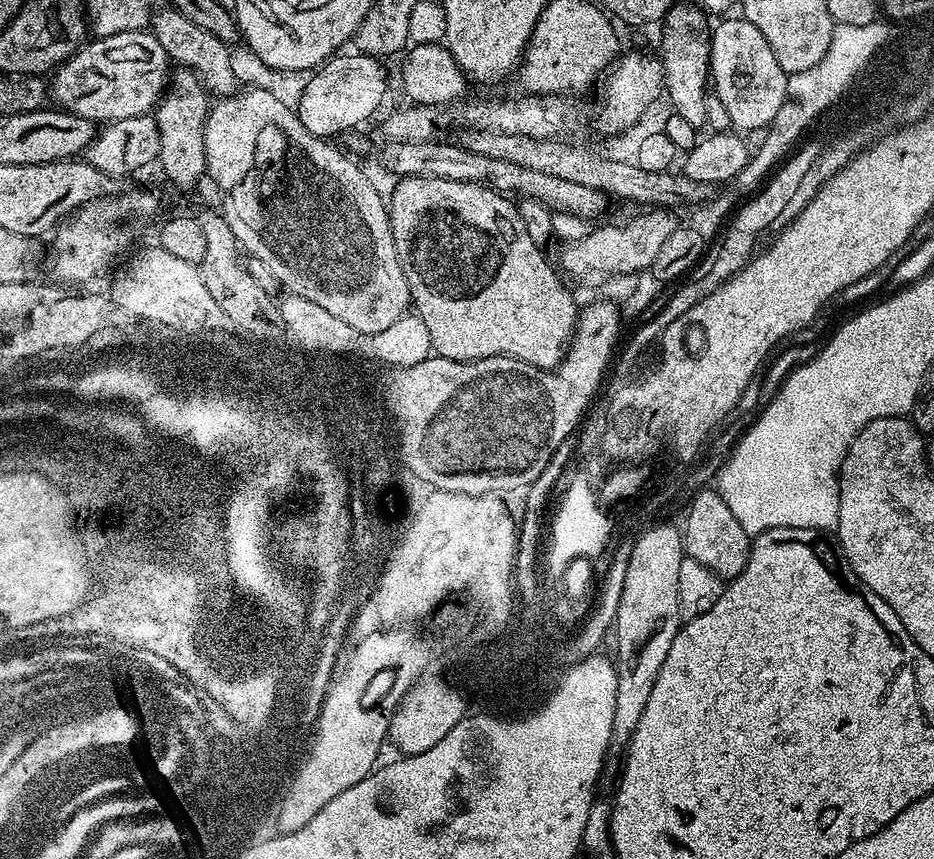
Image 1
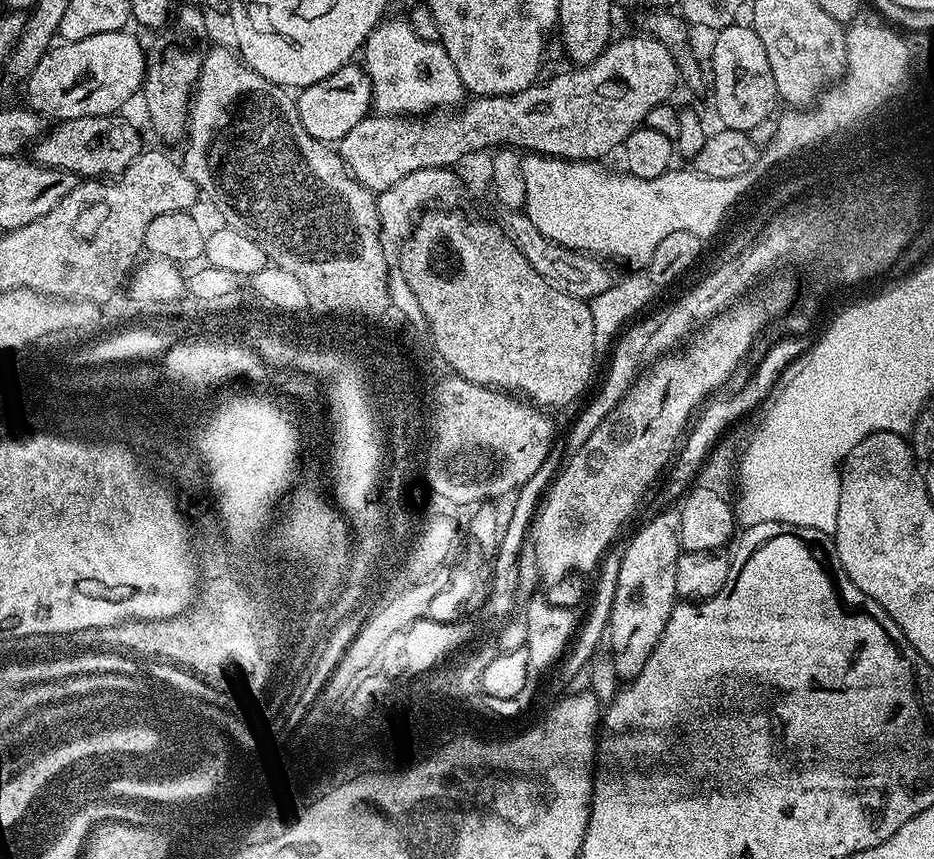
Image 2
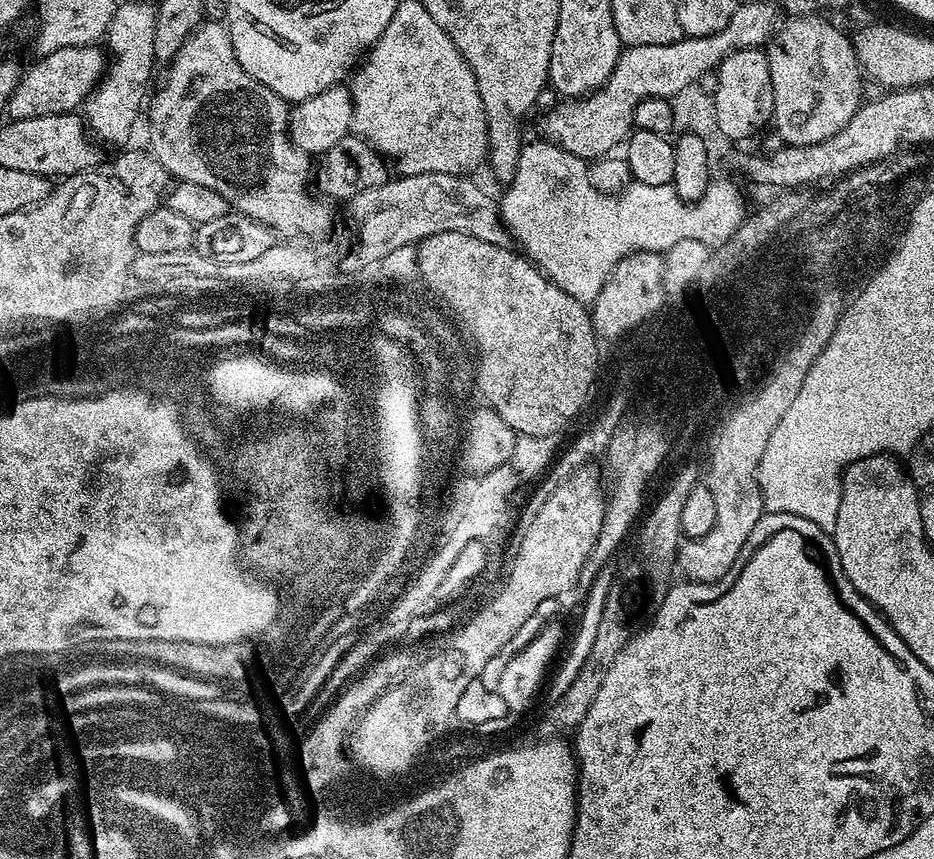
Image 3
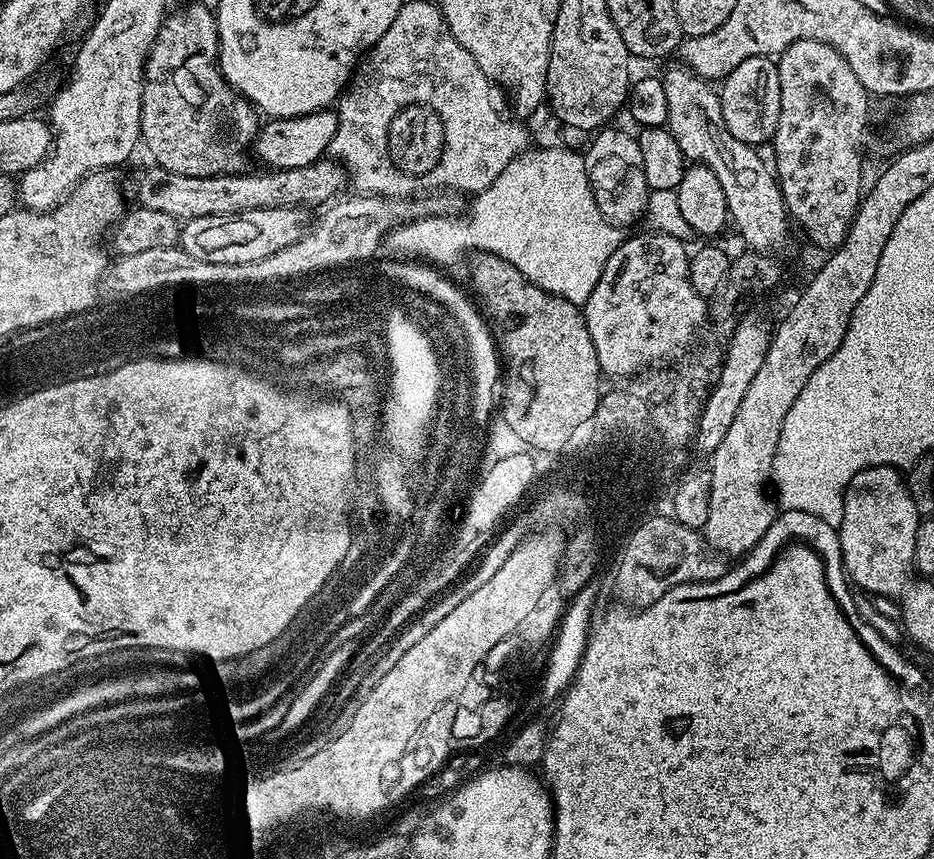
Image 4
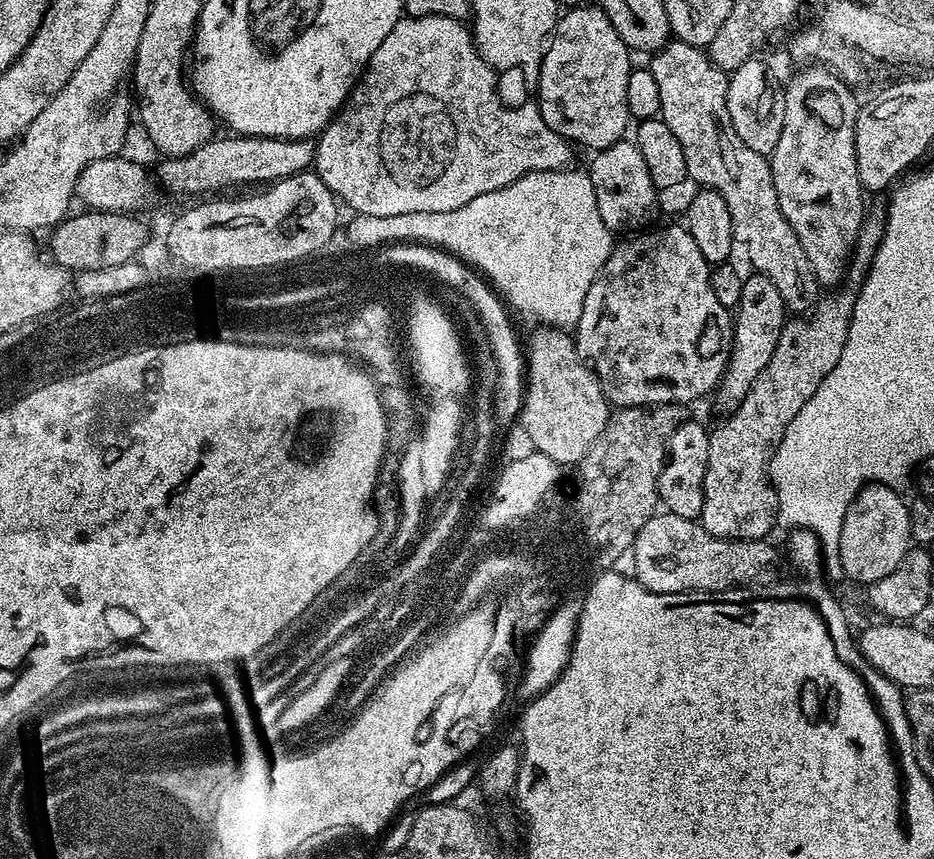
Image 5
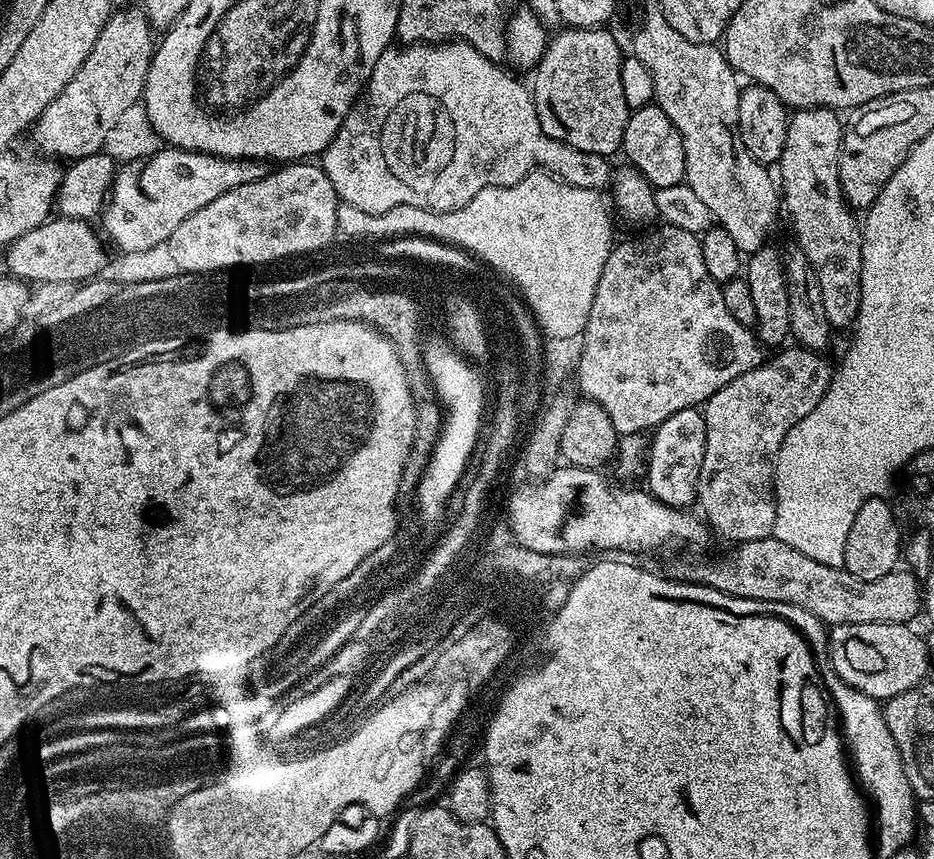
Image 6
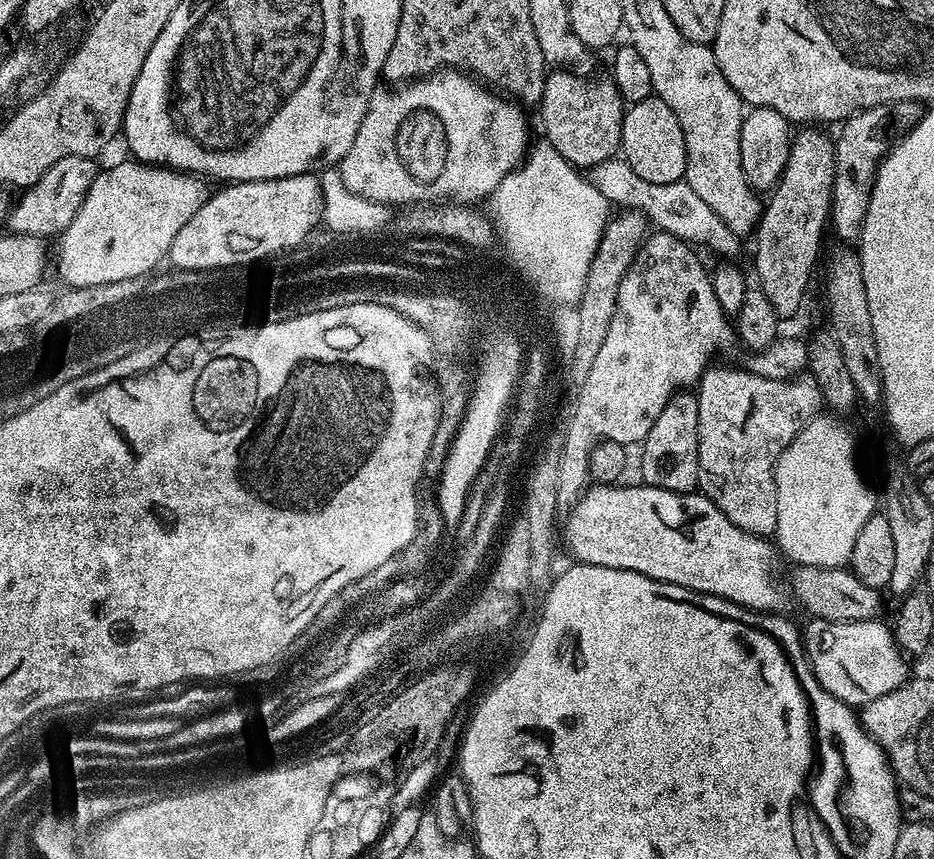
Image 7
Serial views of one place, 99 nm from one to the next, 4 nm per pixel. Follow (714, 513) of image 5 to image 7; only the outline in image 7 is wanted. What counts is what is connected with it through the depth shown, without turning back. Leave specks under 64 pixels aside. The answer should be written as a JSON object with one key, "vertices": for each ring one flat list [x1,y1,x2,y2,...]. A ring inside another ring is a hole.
{"vertices":[[710,366,707,368,703,376,701,376,698,385,698,428,700,430,700,483,698,488,699,491,710,498,710,502,714,502,714,506,718,506,718,510,722,510,722,514,726,514,726,518,730,518,730,522,734,522,734,526,742,526,742,530,746,530,750,534,768,538,775,533,776,527,778,526,778,498,776,497,776,487,774,486,776,463,782,454,782,450,786,450,786,446,790,446,792,439,797,436,815,416,821,415,824,395,820,392,820,388,815,380,811,378,771,380,770,378,762,378,758,374,749,372,743,367,740,367,741,369,716,367,717,366]]}

